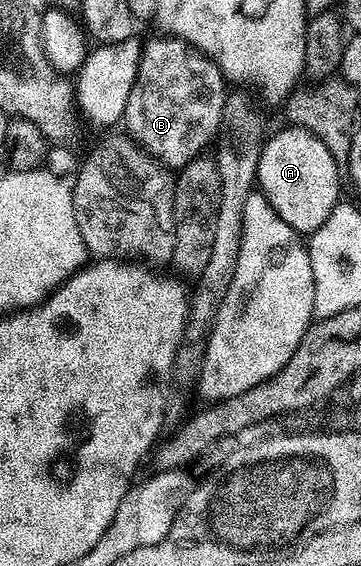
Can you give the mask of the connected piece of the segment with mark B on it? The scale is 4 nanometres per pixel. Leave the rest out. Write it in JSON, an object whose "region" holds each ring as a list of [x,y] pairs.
{"region":[[[159,35],[139,54],[139,70],[127,96],[122,124],[140,149],[160,165],[178,171],[218,138],[228,92],[223,73],[199,49],[177,37]]]}

